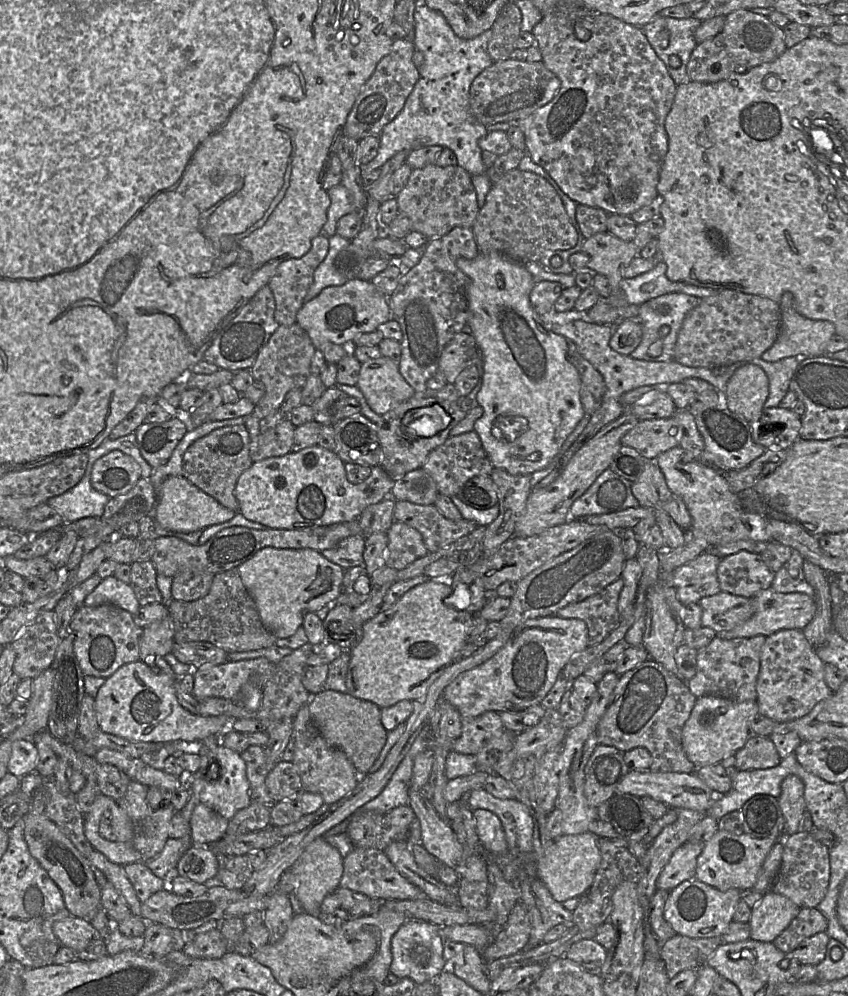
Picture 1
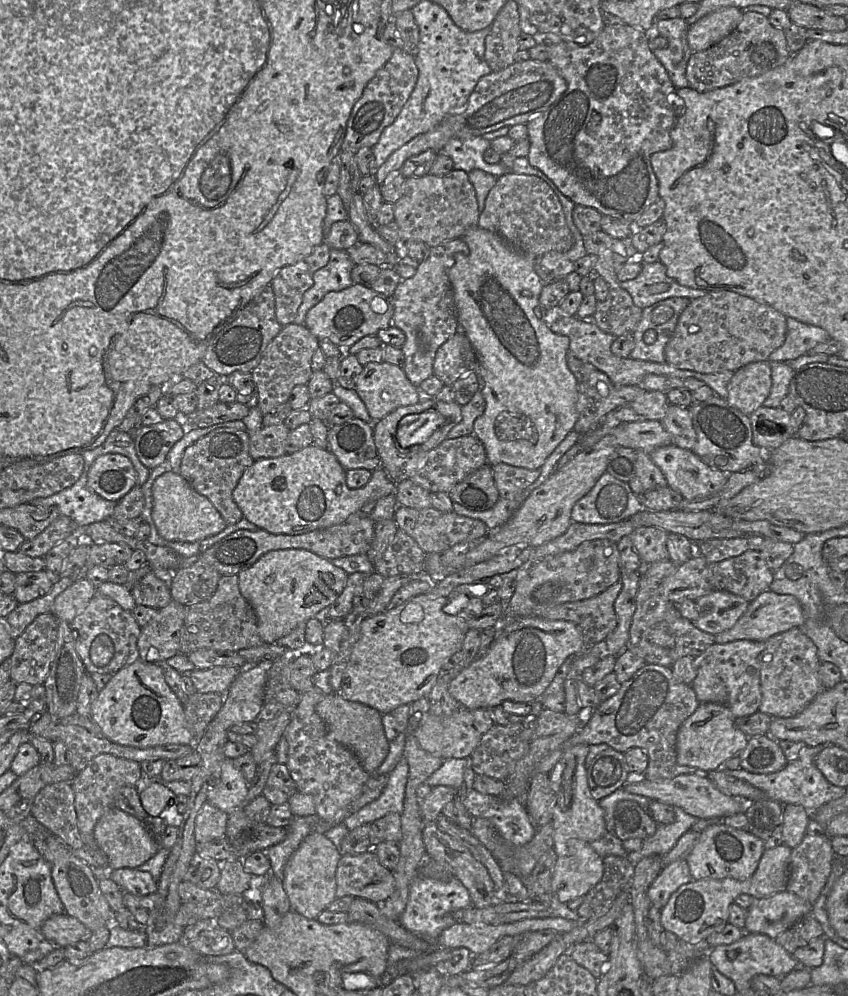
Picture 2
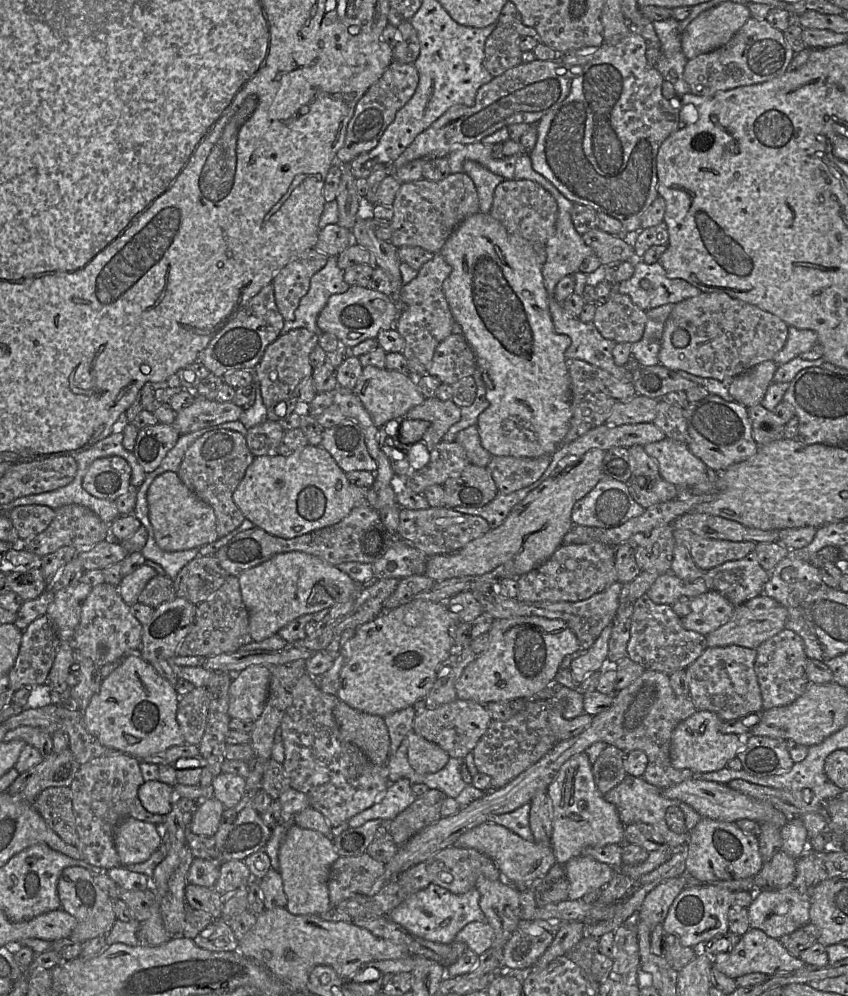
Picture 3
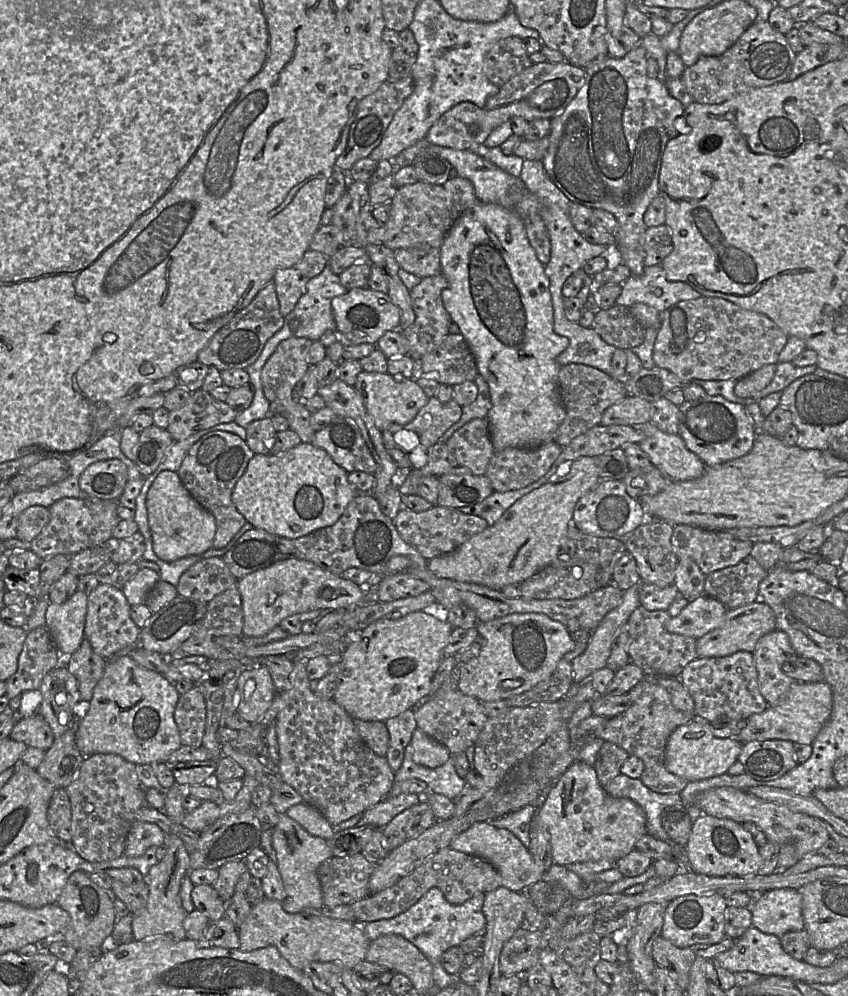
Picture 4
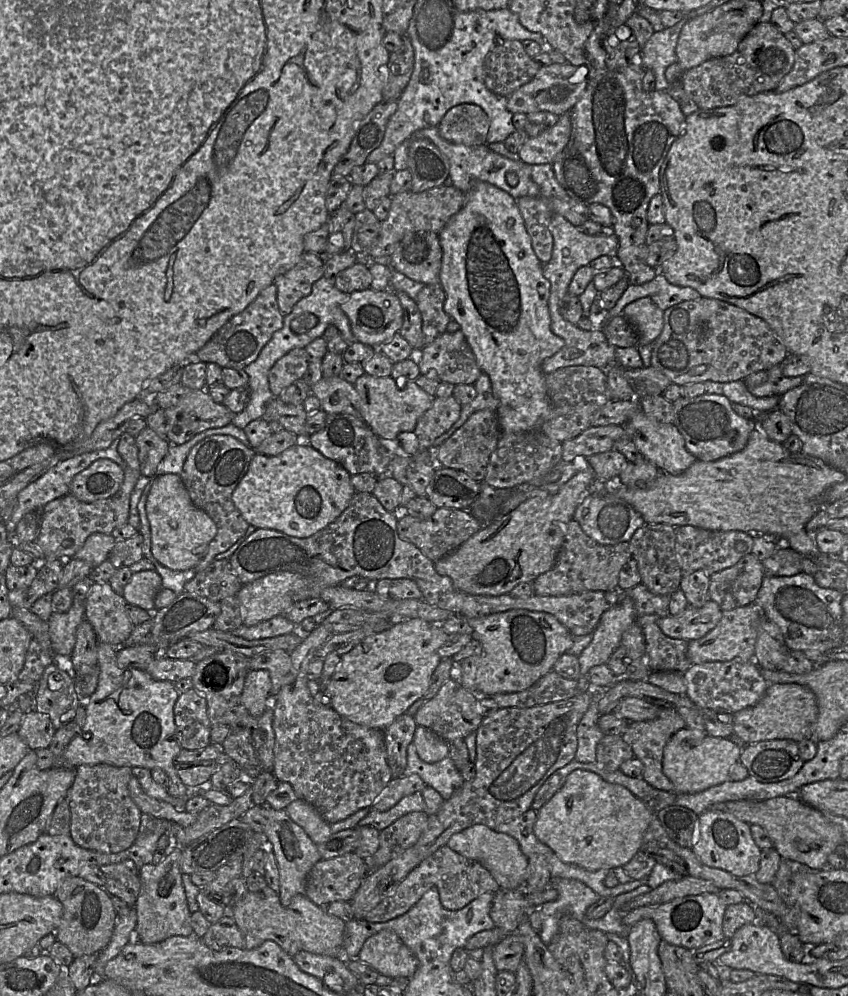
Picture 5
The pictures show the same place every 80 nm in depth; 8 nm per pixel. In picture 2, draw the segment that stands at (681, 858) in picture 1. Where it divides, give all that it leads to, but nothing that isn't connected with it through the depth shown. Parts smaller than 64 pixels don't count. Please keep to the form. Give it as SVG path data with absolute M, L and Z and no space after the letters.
M685 858L664 865L647 891L651 905L662 910L671 895L692 880L694 879Z

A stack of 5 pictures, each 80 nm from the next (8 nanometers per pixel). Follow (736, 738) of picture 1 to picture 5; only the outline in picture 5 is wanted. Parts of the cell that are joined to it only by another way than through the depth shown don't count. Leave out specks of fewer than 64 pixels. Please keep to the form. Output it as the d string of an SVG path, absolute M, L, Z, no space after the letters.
M687 727L667 742L663 754L663 773L673 783L676 794L695 794L720 785L729 779L730 769L739 762L742 748L728 738L716 738L706 731Z

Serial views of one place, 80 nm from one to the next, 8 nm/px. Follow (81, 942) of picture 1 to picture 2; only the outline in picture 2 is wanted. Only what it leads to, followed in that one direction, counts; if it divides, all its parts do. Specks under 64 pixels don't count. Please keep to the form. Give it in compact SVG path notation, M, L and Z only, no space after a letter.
M66 913L54 914L42 924L45 938L56 947L65 947L87 939L90 931L75 917Z

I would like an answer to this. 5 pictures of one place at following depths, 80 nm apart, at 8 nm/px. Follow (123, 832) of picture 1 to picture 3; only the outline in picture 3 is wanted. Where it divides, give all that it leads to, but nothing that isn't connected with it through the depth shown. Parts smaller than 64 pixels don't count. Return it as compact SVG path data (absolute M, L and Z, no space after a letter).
M130 815L114 830L114 845L120 865L143 863L162 842L154 824L137 820Z

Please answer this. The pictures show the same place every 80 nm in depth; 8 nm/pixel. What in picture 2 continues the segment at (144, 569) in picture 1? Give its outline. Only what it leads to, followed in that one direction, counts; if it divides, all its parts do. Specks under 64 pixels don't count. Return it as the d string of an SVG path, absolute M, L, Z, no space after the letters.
M153 570L133 586L131 593L136 605L153 607L157 610L172 601L170 588L157 578Z

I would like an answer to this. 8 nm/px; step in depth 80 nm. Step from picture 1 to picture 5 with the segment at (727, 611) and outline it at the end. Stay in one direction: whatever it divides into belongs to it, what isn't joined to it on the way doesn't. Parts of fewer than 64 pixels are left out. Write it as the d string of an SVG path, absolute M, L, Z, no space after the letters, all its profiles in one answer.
M708 600L701 607L688 606L679 614L663 614L658 620L661 631L671 638L696 640L712 630L722 618L720 606Z

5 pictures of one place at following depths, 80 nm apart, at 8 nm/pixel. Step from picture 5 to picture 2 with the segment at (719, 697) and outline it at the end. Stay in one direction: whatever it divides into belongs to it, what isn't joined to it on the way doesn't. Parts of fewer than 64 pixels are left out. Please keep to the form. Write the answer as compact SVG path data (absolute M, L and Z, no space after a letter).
M736 640L724 644L713 643L694 658L696 676L690 684L699 703L716 703L730 710L734 718L758 712L761 703L759 654L765 643Z

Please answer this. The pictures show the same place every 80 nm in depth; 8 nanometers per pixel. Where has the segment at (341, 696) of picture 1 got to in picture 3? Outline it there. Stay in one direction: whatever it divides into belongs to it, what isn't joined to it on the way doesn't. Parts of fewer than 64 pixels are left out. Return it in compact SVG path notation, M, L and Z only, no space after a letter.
M343 701L336 704L333 716L343 740L360 748L373 764L386 764L390 738L383 717L356 710Z

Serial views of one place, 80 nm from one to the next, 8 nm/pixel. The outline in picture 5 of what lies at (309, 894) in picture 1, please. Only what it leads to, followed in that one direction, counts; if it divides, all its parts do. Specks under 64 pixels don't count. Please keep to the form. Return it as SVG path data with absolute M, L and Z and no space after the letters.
M265 803L265 809L266 824L263 832L267 838L267 847L272 850L278 865L280 902L283 906L288 906L295 895L304 894L308 873L322 858L317 844L288 816L284 809L273 809L267 803Z

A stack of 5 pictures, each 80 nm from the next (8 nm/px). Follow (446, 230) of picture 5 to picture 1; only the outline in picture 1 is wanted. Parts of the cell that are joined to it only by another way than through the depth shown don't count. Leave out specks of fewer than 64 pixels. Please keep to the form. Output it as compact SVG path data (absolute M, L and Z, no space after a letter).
M491 252L488 254L479 253L473 259L459 258L457 260L457 267L470 281L468 287L468 325L471 328L471 334L474 336L482 356L484 368L482 387L477 393L477 402L483 408L483 414L475 421L473 431L479 436L483 449L494 468L506 470L512 475L531 475L536 471L546 468L553 461L560 452L568 435L586 415L581 402L581 379L579 373L567 360L567 339L546 329L540 315L533 309L529 296L536 281L523 263L512 260L501 253Z

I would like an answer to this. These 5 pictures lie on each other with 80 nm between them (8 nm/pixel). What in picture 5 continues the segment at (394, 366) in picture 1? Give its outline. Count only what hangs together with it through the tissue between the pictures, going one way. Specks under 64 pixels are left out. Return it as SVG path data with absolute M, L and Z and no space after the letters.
M364 373L353 384L360 397L360 412L365 424L380 438L384 440L397 441L402 432L414 432L419 418L432 406L434 396L429 395L415 382L407 379L404 389L397 387L395 380L391 377L375 377Z

